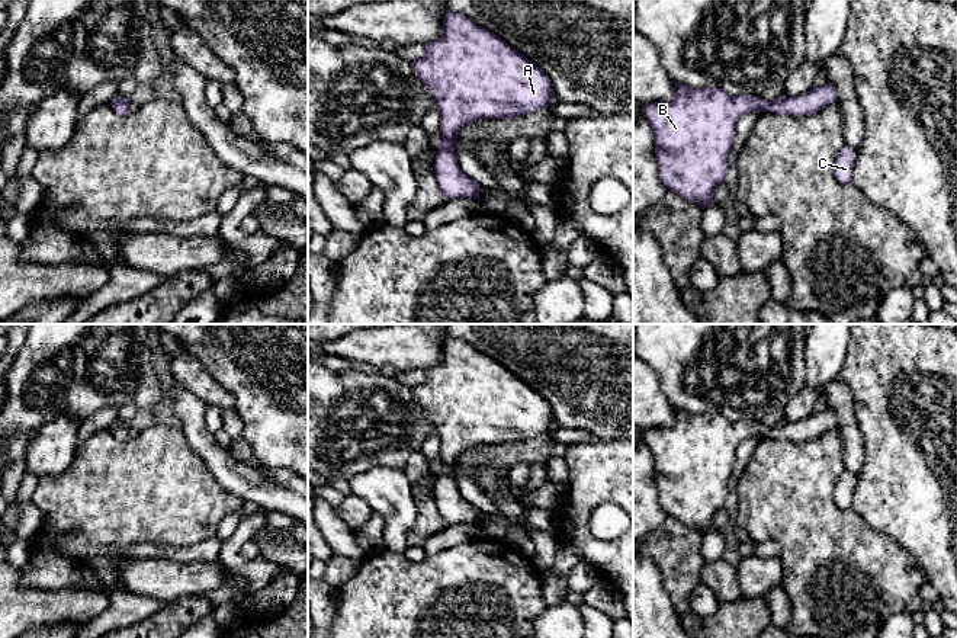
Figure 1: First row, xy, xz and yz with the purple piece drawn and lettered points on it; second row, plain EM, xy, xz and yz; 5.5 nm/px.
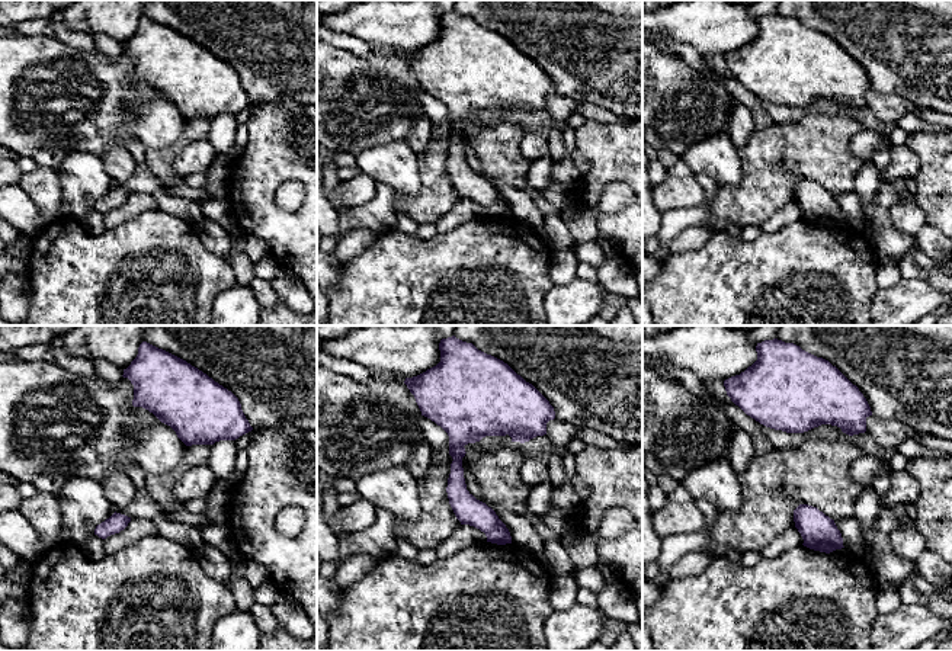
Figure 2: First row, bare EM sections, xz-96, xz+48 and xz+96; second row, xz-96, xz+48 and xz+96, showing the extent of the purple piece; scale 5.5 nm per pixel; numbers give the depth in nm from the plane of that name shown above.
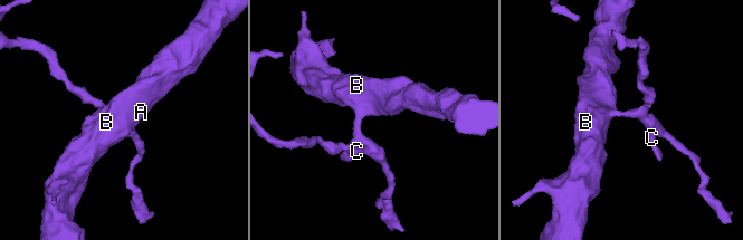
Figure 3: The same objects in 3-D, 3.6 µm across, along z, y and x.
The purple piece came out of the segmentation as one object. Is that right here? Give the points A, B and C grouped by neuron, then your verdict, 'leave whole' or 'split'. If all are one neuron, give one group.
A B C; leave whole

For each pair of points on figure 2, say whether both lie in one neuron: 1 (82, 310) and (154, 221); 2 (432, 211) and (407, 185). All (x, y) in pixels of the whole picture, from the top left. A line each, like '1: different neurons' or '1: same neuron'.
1: same neuron
2: different neurons

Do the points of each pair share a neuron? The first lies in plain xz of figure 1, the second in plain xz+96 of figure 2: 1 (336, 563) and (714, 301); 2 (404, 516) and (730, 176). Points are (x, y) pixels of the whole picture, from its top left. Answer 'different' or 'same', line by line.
1: different
2: same

